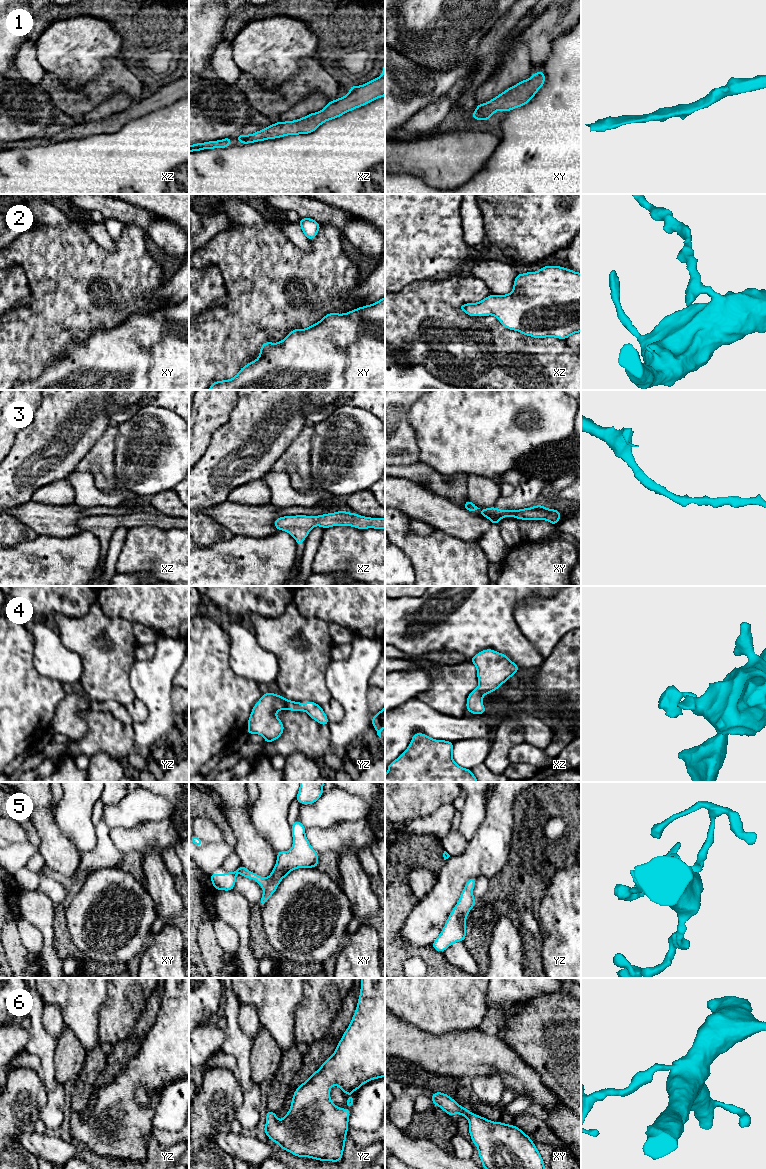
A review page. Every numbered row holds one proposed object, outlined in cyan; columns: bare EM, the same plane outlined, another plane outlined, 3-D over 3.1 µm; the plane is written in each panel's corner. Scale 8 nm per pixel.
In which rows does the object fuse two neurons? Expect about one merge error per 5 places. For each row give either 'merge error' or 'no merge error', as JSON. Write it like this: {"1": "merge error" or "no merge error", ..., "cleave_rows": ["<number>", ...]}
{"1": "no merge error", "2": "no merge error", "3": "no merge error", "4": "no merge error", "5": "merge error", "6": "no merge error", "cleave_rows": ["5"]}

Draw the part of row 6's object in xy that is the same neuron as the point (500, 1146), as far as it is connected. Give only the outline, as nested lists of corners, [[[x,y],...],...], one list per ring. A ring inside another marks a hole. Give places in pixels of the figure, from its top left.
[[[435,1092],[430,1098],[433,1104],[439,1106],[448,1115],[461,1114],[468,1119],[468,1131],[472,1142],[478,1148],[481,1165],[484,1169],[545,1169],[536,1145],[520,1128],[475,1115],[442,1092]]]

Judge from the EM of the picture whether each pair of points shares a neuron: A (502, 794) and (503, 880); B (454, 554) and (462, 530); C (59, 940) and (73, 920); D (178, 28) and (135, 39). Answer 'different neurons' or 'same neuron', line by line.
A: different neurons
B: different neurons
C: different neurons
D: same neuron

